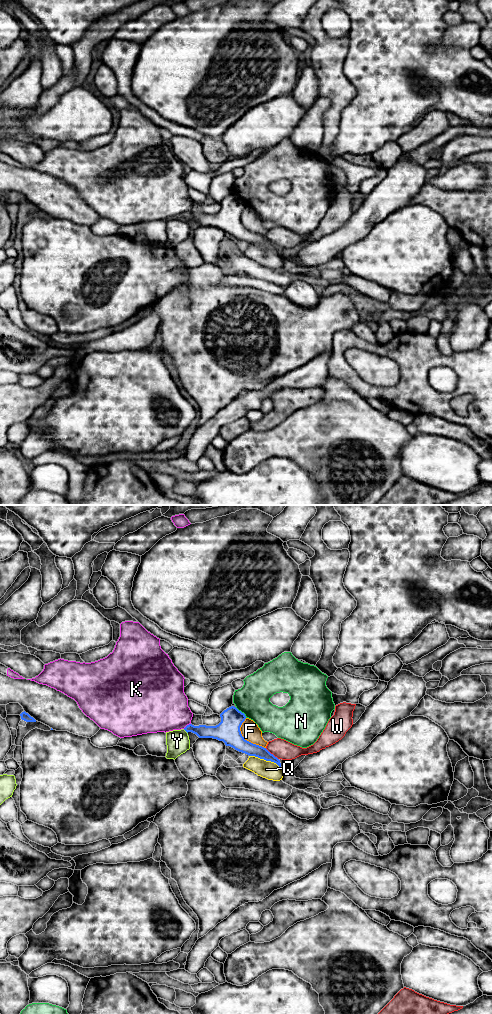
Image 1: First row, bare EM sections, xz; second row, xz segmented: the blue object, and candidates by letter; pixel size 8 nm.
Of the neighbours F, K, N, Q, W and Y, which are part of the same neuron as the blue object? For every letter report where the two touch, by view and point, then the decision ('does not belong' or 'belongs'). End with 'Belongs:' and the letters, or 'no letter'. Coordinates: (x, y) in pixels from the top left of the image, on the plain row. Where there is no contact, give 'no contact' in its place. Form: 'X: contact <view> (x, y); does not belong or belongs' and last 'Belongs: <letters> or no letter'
F: contact xz (244, 227); does not belong
K: contact xz (187, 213); does not belong
N: contact xz (240, 199); does not belong
Q: contact xz (265, 247); does not belong
W: contact xz (272, 242); does not belong
Y: contact xz (185, 218); does not belong
Belongs: no letter

